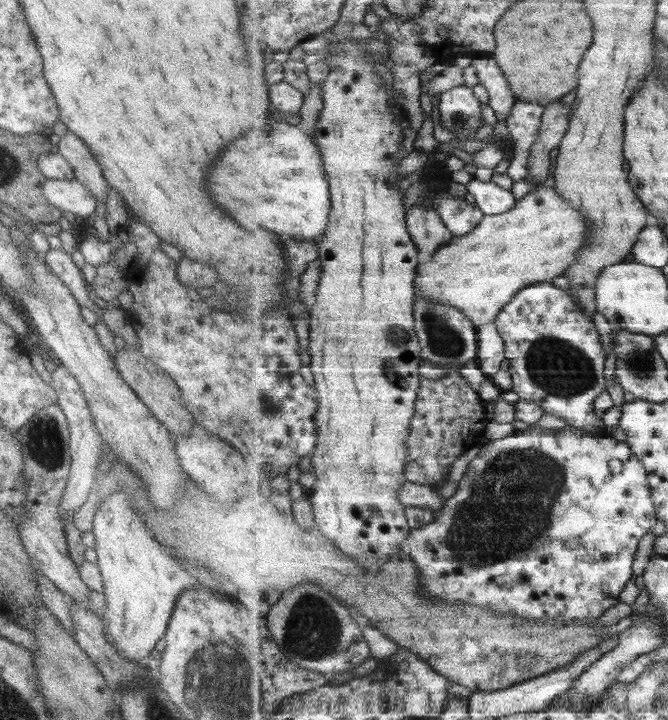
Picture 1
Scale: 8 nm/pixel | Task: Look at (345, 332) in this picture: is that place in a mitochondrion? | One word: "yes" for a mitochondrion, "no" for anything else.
no

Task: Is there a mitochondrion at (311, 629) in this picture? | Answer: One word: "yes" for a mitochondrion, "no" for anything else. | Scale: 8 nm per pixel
yes

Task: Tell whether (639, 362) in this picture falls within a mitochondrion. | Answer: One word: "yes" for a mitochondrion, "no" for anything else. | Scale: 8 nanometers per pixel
yes

